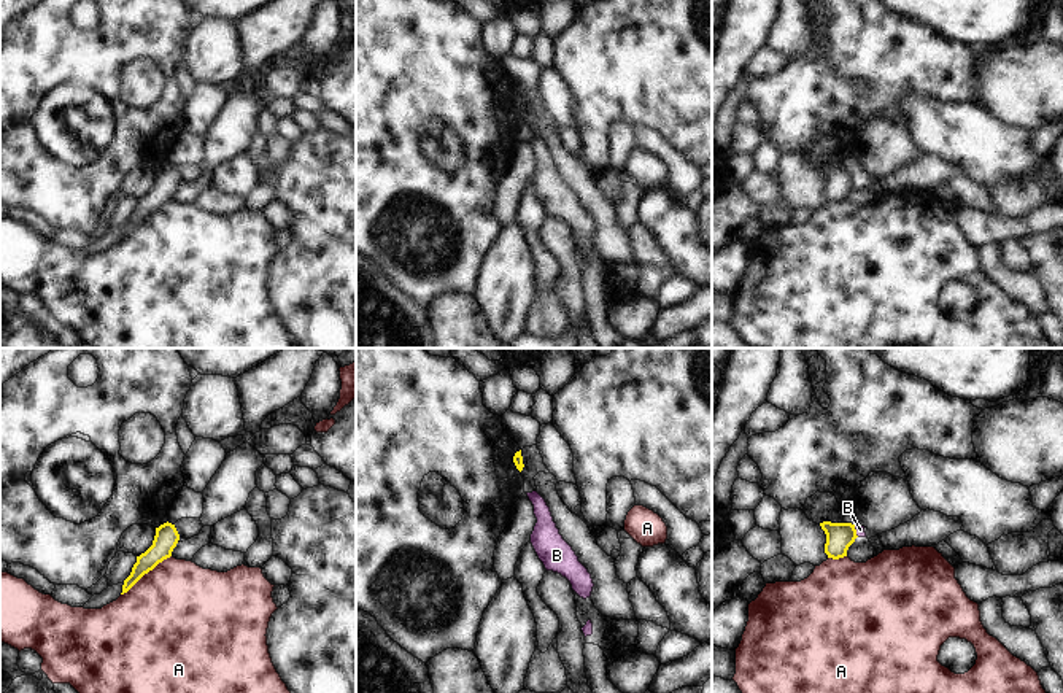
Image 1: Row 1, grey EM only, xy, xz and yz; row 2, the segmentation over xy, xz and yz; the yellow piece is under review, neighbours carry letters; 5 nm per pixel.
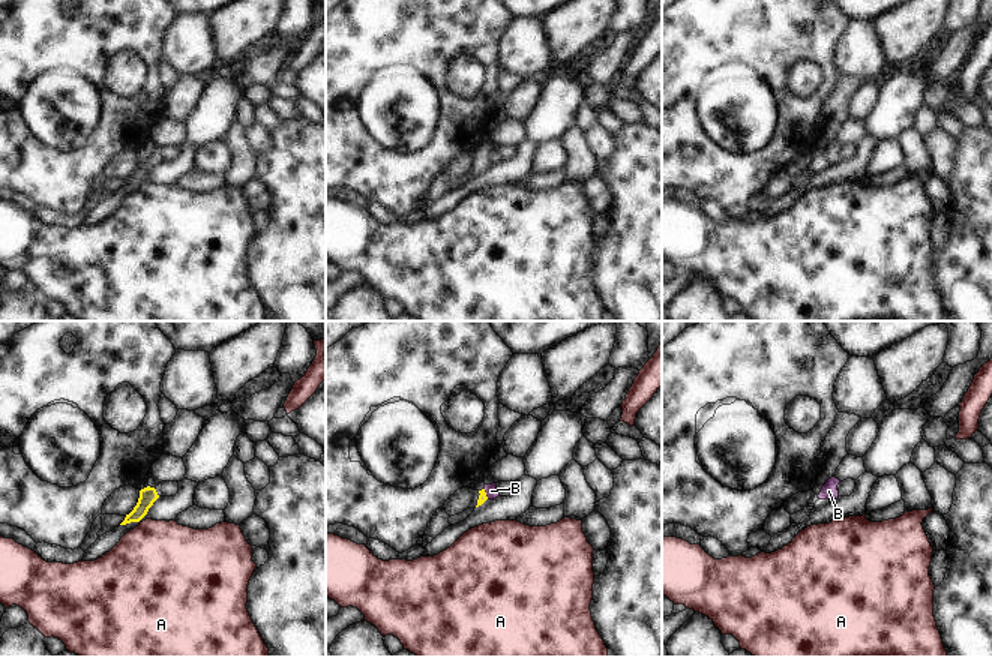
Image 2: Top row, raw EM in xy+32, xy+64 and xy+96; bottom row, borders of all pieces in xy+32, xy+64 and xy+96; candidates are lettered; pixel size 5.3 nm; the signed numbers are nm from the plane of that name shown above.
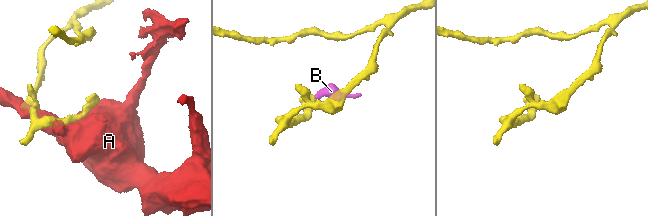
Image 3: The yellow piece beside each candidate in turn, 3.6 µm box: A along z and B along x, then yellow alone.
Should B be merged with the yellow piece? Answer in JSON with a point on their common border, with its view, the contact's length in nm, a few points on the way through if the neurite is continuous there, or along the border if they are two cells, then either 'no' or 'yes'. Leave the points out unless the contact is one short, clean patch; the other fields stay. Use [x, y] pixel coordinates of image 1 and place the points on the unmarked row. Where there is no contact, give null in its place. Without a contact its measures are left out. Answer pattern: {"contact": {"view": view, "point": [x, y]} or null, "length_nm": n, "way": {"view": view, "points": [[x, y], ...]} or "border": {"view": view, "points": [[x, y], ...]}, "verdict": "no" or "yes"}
{"contact": {"view": "yz", "point": [855, 174]}, "length_nm": 80, "way": {"view": "yz", "points": [[839, 180], [855, 174], [860, 174]]}, "verdict": "yes"}

